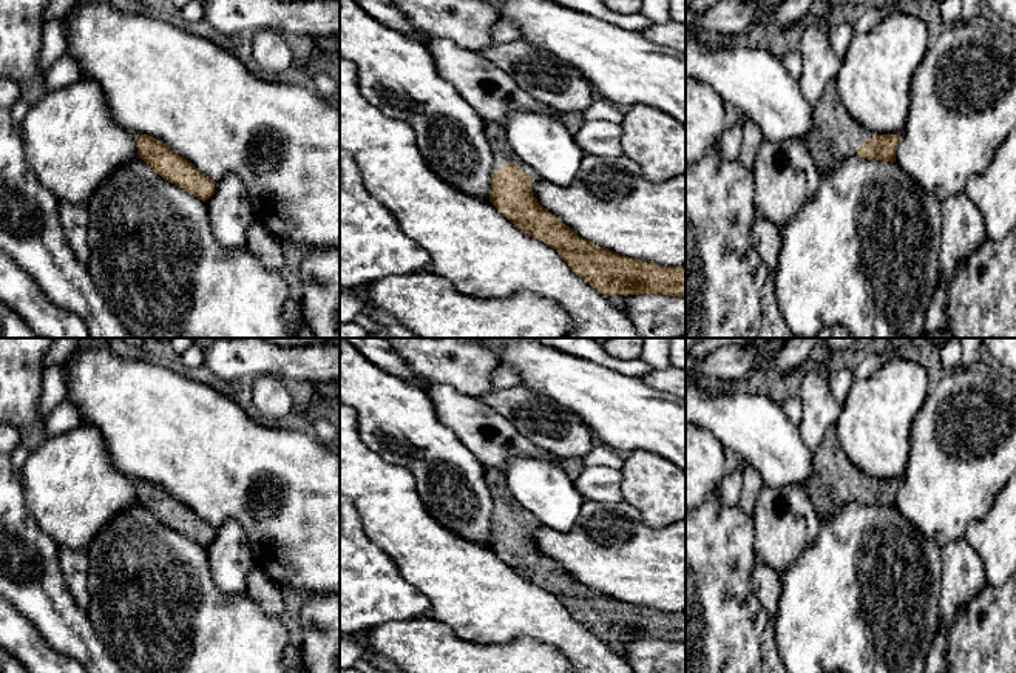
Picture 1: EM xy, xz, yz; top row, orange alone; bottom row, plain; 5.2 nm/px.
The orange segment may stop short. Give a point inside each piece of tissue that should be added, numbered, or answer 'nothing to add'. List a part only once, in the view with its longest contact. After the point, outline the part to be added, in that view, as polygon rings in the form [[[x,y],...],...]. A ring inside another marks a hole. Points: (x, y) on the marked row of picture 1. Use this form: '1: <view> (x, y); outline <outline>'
1: xz (502, 152); outline [[[485,120],[485,134],[493,153],[493,170],[499,170],[503,164],[517,164],[531,178],[533,185],[540,181],[539,174],[510,145],[503,125]]]

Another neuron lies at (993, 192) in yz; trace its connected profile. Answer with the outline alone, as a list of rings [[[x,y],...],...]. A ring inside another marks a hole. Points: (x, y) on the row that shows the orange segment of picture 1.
[[[1016,128],[988,168],[968,179],[964,193],[980,210],[987,238],[1005,238],[1016,224]]]

